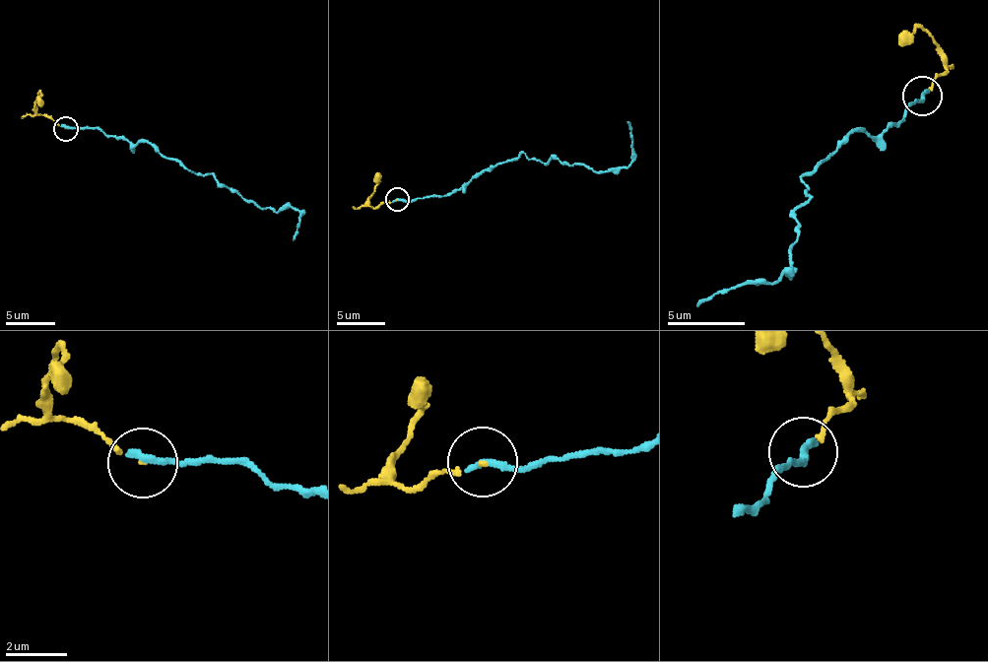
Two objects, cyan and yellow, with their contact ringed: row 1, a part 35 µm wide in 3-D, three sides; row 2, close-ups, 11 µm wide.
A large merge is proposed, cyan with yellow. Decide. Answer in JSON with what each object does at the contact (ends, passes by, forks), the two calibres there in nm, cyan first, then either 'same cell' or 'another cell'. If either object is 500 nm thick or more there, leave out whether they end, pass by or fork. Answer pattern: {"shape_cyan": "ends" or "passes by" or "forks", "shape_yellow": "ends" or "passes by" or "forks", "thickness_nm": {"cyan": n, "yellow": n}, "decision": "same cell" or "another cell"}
{"shape_cyan": "ends", "shape_yellow": "ends", "thickness_nm": {"cyan": 280, "yellow": 50}, "decision": "same cell"}

